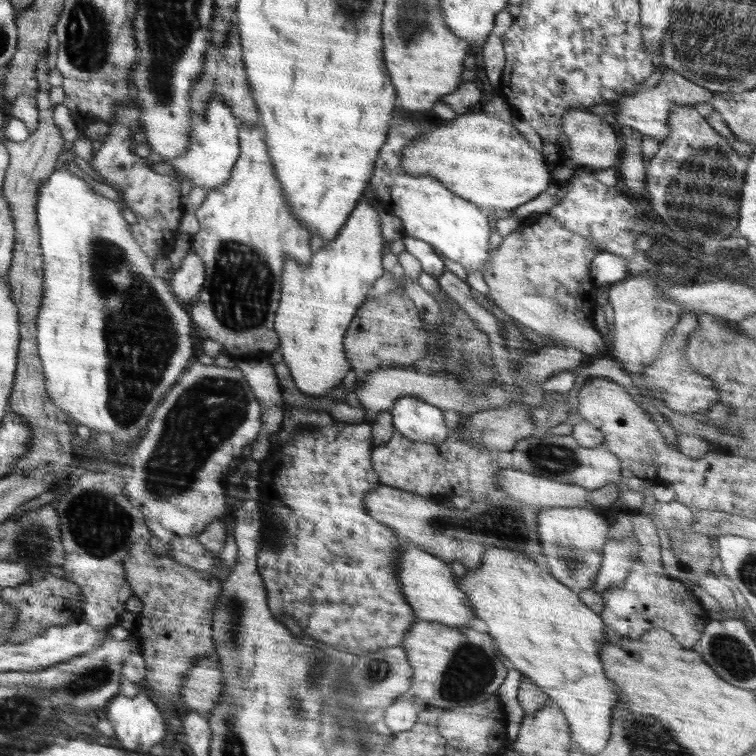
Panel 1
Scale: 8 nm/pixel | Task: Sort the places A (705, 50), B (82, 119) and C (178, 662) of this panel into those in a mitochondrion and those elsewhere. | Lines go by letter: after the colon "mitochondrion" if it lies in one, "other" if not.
A: mitochondrion
B: other
C: other

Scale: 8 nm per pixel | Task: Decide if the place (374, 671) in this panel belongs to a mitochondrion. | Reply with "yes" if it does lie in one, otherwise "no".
yes

